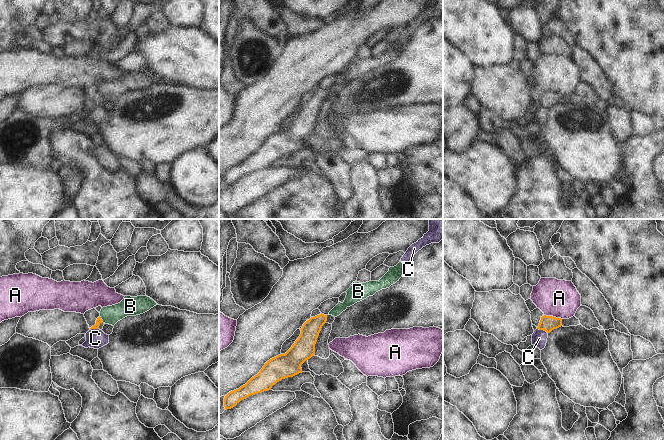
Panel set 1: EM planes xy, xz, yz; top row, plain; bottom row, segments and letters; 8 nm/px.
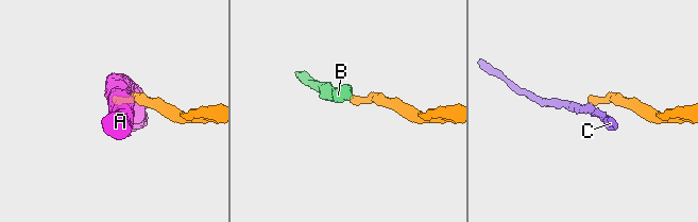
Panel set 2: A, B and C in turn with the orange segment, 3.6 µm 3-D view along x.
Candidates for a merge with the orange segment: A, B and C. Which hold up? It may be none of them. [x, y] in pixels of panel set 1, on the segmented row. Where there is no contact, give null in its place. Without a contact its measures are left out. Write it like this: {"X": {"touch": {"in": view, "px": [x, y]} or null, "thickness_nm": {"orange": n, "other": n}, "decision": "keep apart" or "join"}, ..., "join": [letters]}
{"A": {"touch": {"in": "yz", "px": [552, 316]}, "thickness_nm": {"orange": 130, "other": 300}, "decision": "keep apart"}, "B": {"touch": {"in": "xy", "px": [101, 319]}, "thickness_nm": {"orange": 50, "other": 160}, "decision": "join"}, "C": {"touch": {"in": "yz", "px": [542, 329]}, "thickness_nm": {"orange": 130, "other": 130}, "decision": "keep apart"}, "join": ["B"]}

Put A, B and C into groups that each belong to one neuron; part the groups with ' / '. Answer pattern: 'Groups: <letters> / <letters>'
Groups: A / B / C.

